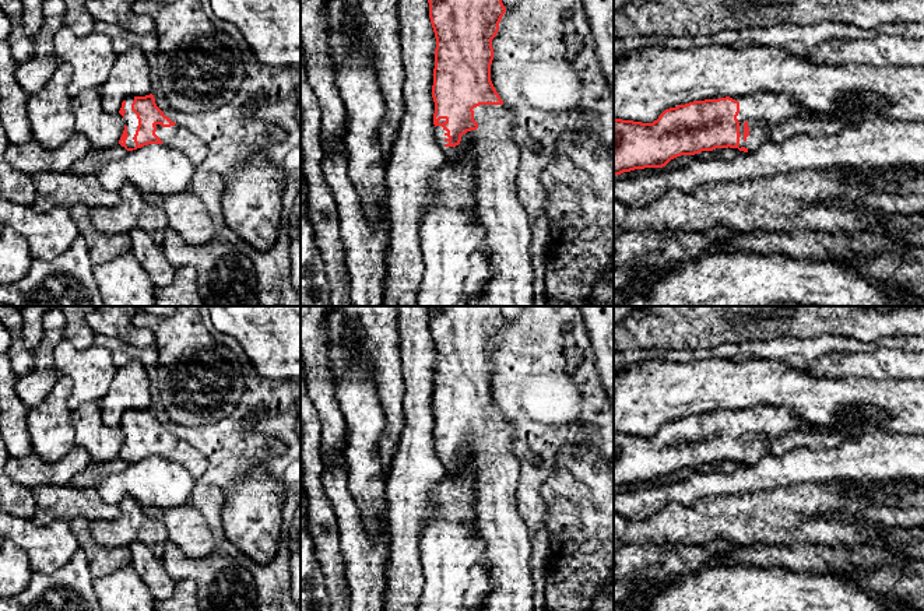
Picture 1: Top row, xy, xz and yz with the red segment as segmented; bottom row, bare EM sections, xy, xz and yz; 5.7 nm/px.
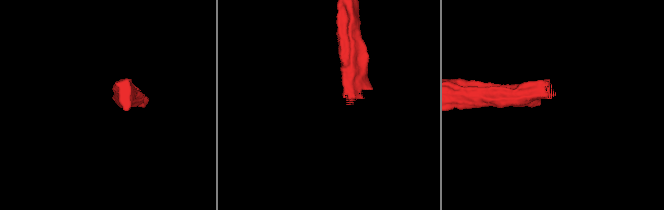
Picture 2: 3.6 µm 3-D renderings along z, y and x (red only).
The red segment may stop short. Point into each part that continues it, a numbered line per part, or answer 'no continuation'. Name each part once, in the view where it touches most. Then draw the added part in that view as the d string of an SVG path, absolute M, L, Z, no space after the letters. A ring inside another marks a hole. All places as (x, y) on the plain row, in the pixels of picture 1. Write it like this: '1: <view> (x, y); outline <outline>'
1: yz (762, 425); outline M760 407L756 410L732 411L739 415L739 461L758 463L769 453L773 439L793 431L823 431L828 428L809 425L797 418L788 407Z

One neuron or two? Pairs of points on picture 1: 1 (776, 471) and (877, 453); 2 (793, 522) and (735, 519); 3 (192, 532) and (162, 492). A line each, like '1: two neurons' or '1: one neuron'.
1: one neuron
2: one neuron
3: two neurons

